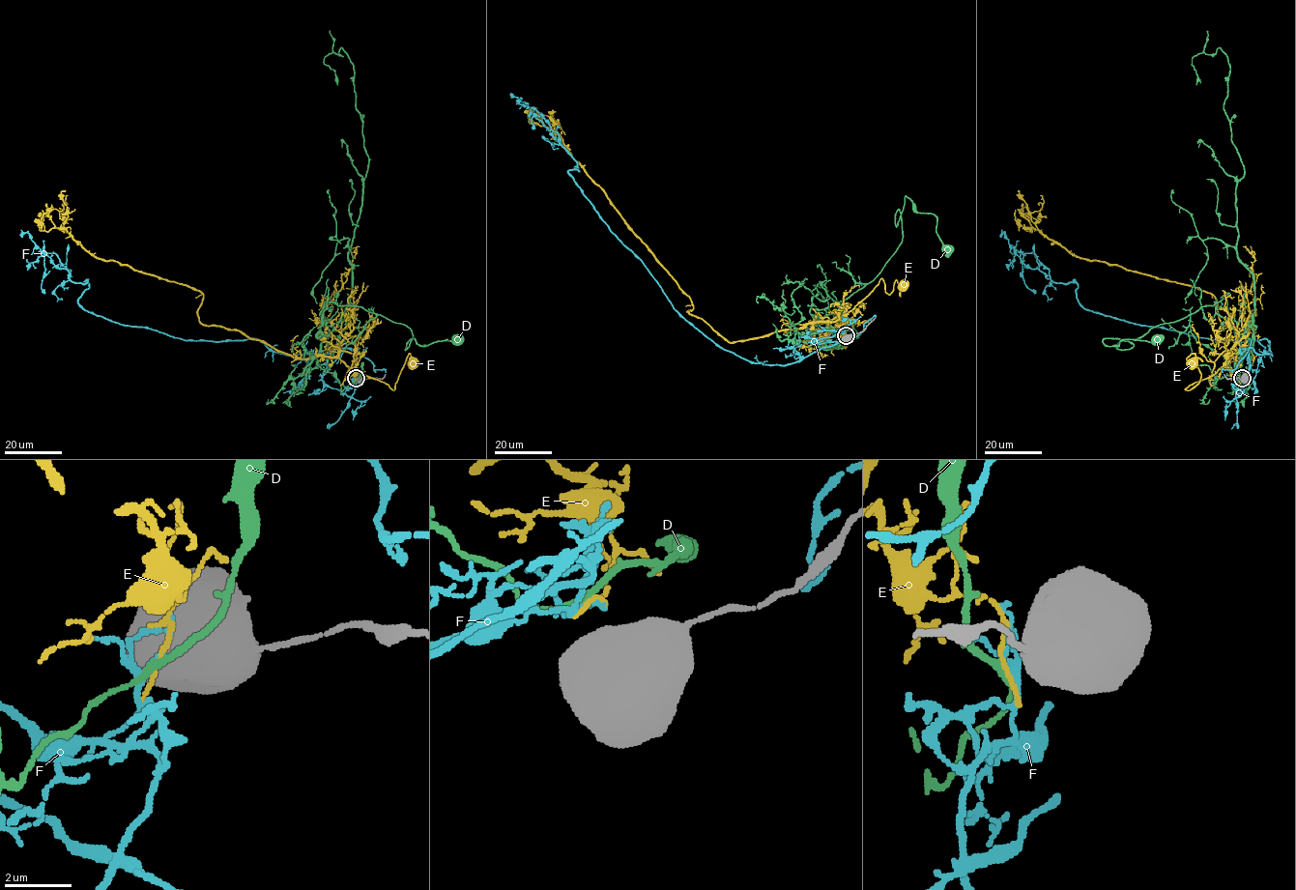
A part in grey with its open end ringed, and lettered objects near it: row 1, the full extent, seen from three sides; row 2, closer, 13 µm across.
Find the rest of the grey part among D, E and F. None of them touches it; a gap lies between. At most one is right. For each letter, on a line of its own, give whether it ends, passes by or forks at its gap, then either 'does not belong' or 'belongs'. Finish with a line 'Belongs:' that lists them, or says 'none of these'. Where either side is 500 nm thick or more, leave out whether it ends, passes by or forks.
D: does not belong
E: does not belong
F: belongs
Belongs: F

